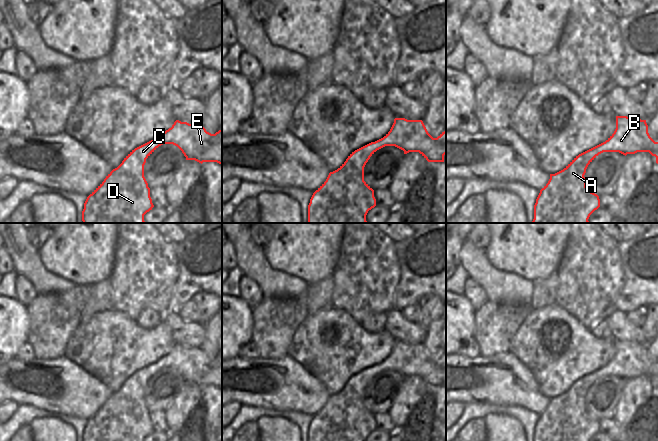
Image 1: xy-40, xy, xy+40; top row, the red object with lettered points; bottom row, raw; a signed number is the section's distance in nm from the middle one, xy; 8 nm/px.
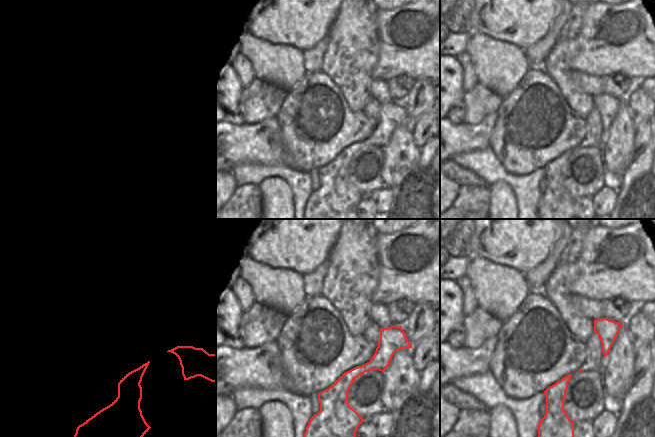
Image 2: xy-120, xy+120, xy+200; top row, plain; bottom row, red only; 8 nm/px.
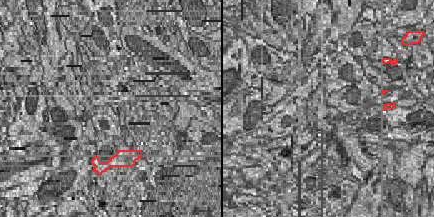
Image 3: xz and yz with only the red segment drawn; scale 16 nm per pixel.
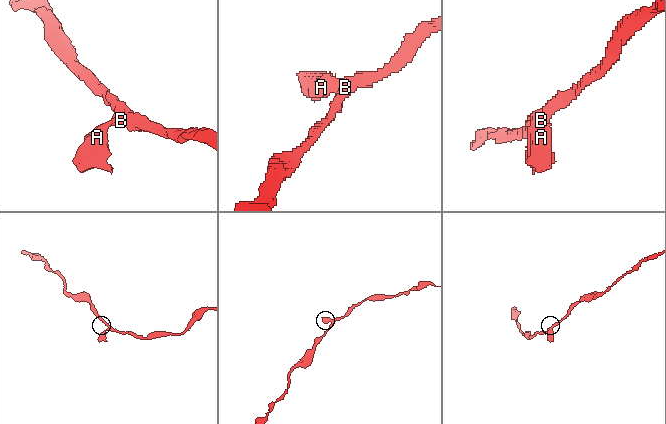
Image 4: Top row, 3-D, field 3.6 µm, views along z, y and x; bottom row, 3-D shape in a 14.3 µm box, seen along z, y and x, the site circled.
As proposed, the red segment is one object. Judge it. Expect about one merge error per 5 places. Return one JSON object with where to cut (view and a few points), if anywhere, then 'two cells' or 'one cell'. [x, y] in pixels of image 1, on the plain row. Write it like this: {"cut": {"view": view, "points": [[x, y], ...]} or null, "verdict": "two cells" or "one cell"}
{"cut": null, "verdict": "one cell"}

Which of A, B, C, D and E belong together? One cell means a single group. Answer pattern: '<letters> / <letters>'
A B C D E

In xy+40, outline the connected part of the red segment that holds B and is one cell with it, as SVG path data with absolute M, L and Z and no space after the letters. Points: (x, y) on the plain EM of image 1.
M616 340L616 353L603 367L576 380L563 394L550 398L548 407L540 414L534 429L534 441L590 441L600 431L599 420L586 411L584 401L588 389L603 376L619 376L623 379L649 376L658 388L658 366L648 357L646 344Z

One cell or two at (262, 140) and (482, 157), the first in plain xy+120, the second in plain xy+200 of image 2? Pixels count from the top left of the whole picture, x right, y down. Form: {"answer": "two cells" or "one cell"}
{"answer": "two cells"}

